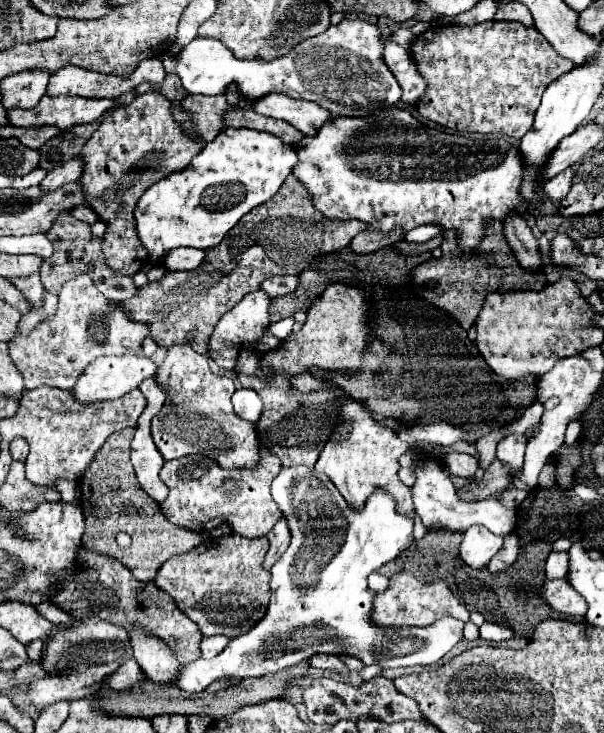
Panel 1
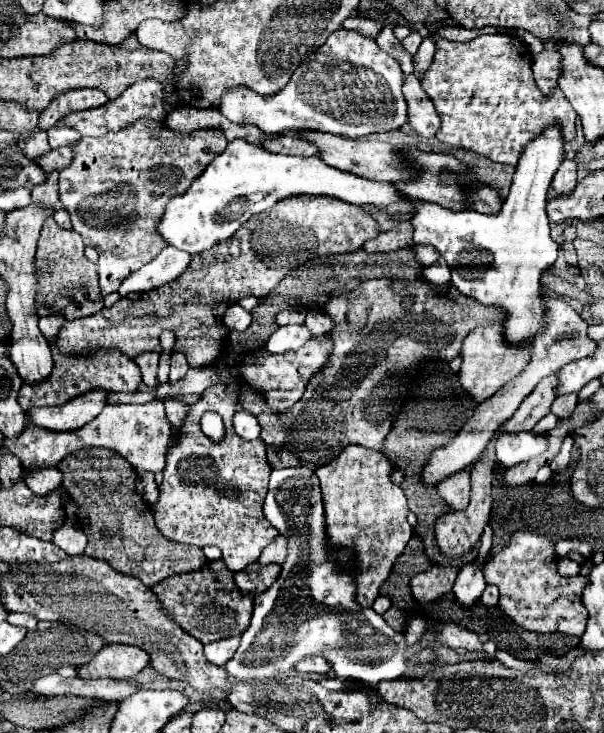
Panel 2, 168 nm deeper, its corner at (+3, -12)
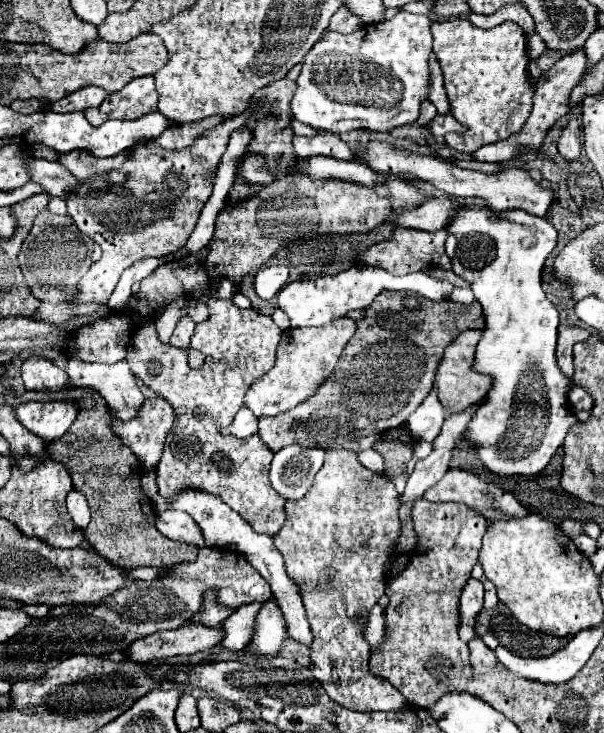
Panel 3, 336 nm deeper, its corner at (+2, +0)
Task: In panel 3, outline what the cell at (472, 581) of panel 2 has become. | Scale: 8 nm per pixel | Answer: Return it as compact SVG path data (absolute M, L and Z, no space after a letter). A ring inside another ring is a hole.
M470 578L462 598L460 598L460 622L458 622L458 634L464 642L470 642L474 638L478 638L474 626L476 626L476 616L482 610L482 596L484 596L484 588L480 580Z

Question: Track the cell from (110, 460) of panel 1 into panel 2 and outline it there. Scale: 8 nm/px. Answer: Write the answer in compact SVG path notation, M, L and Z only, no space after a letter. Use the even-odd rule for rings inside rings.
M91 448L91 452L79 452L75 456L65 458L59 464L59 470L63 474L63 486L67 488L73 502L77 504L77 524L79 524L79 528L83 528L83 532L89 540L87 548L85 548L87 556L107 560L111 564L111 568L139 578L147 588L153 588L157 582L165 580L167 576L185 574L185 572L197 570L207 564L207 558L203 556L201 548L171 542L157 530L151 508L135 492L137 472L123 456L119 456L119 452L105 450L105 448ZM101 532L105 532L107 538L103 538Z

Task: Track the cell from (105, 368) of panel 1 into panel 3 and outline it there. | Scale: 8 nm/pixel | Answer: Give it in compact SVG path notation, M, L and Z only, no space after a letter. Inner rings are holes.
M26 402L16 408L18 422L46 444L64 436L76 420L76 402Z

